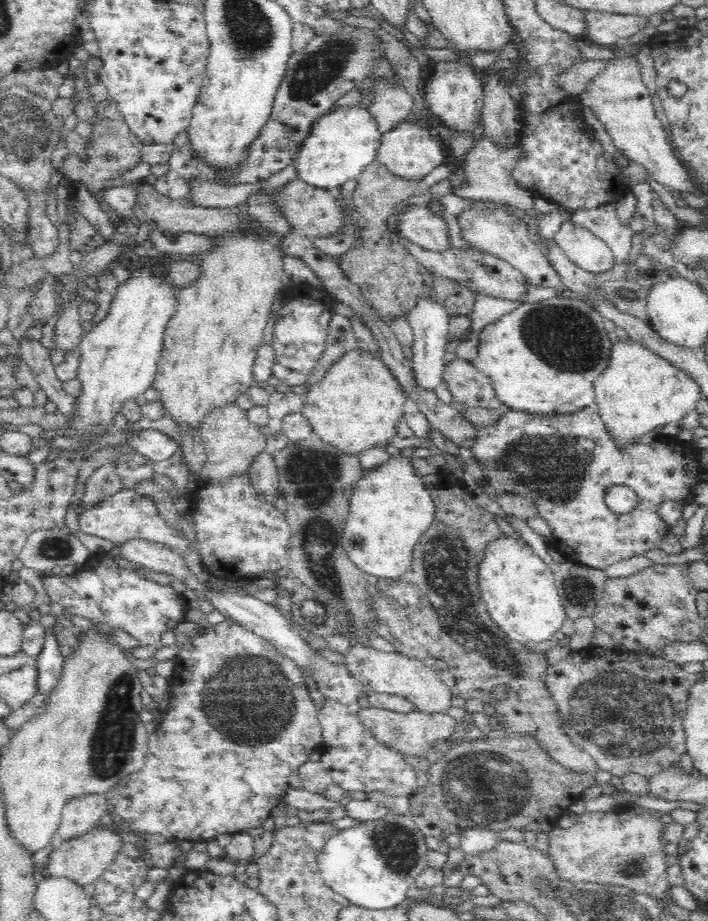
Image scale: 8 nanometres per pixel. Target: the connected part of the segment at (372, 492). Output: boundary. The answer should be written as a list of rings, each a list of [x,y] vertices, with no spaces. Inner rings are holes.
[[[399,454],[380,466],[365,470],[354,486],[341,544],[352,564],[367,575],[396,578],[406,574],[404,570],[410,564],[419,536],[433,521],[432,497],[409,459]]]

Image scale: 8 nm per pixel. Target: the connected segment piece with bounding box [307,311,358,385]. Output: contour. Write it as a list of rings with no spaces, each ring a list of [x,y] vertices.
[[[331,312],[331,322],[329,325],[329,334],[323,357],[319,360],[310,375],[308,384],[320,382],[329,368],[332,368],[336,361],[339,361],[348,351],[358,349],[357,339],[351,328],[351,321],[338,313]]]

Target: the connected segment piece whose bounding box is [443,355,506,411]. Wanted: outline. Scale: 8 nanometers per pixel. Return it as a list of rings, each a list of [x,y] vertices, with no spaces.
[[[455,355],[444,366],[443,381],[450,390],[452,400],[460,405],[506,410],[496,397],[492,381],[474,366],[473,361]]]

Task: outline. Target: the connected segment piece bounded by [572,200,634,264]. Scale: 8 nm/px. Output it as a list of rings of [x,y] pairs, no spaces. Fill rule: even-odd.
[[[617,200],[604,202],[594,208],[575,210],[572,221],[603,240],[612,249],[618,264],[629,256],[634,232],[626,222],[620,220]]]

